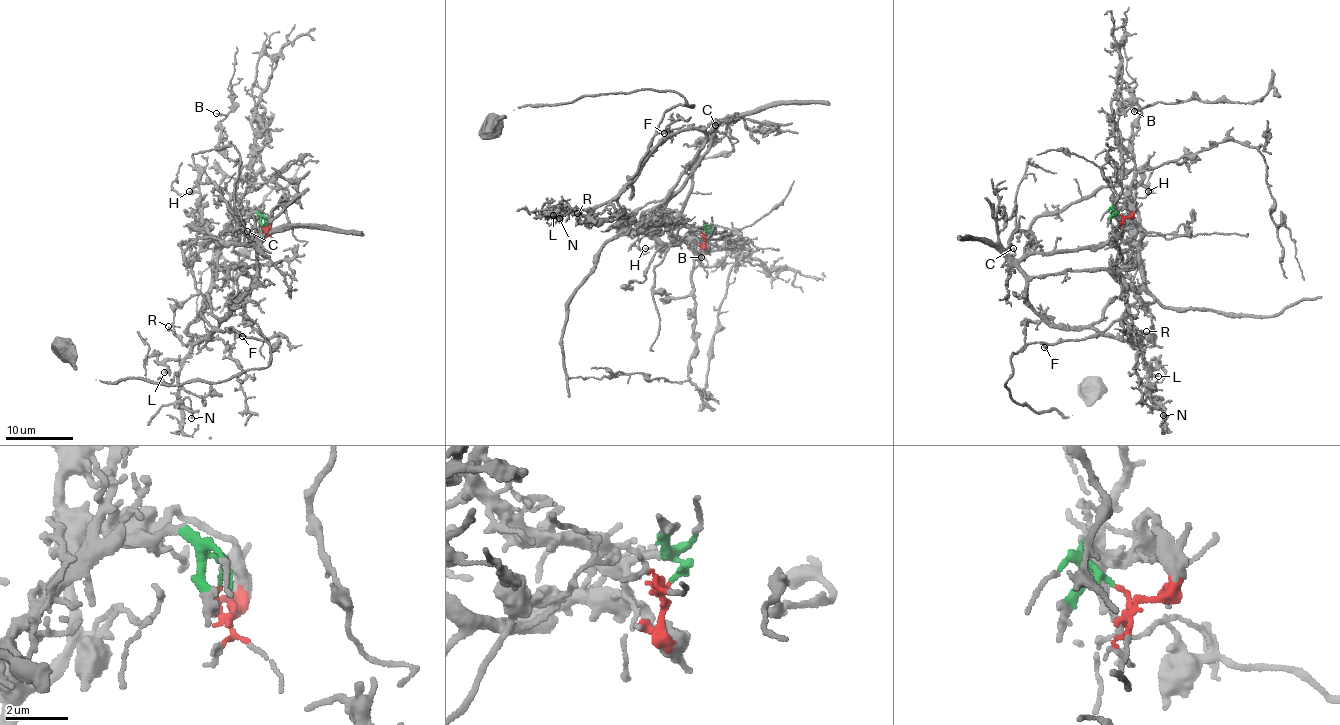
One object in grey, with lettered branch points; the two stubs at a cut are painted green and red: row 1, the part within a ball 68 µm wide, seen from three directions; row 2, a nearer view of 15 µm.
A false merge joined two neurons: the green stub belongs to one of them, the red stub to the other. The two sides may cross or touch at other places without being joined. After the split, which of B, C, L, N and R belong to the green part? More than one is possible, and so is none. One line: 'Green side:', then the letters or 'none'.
Green side: C, L, N, R

